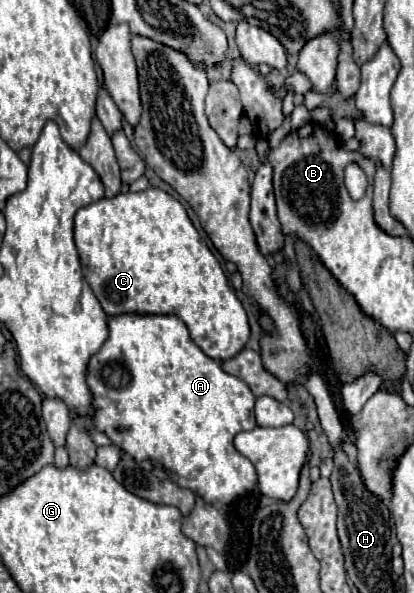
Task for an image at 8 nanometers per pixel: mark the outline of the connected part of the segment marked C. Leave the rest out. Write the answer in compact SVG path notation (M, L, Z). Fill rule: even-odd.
M148 188L142 192L126 192L114 198L102 198L76 212L74 240L82 262L82 274L94 296L100 300L108 316L118 314L172 314L184 320L198 348L216 362L234 358L250 340L248 316L222 272L220 262L210 252L206 240L190 222L186 208L162 192Z

